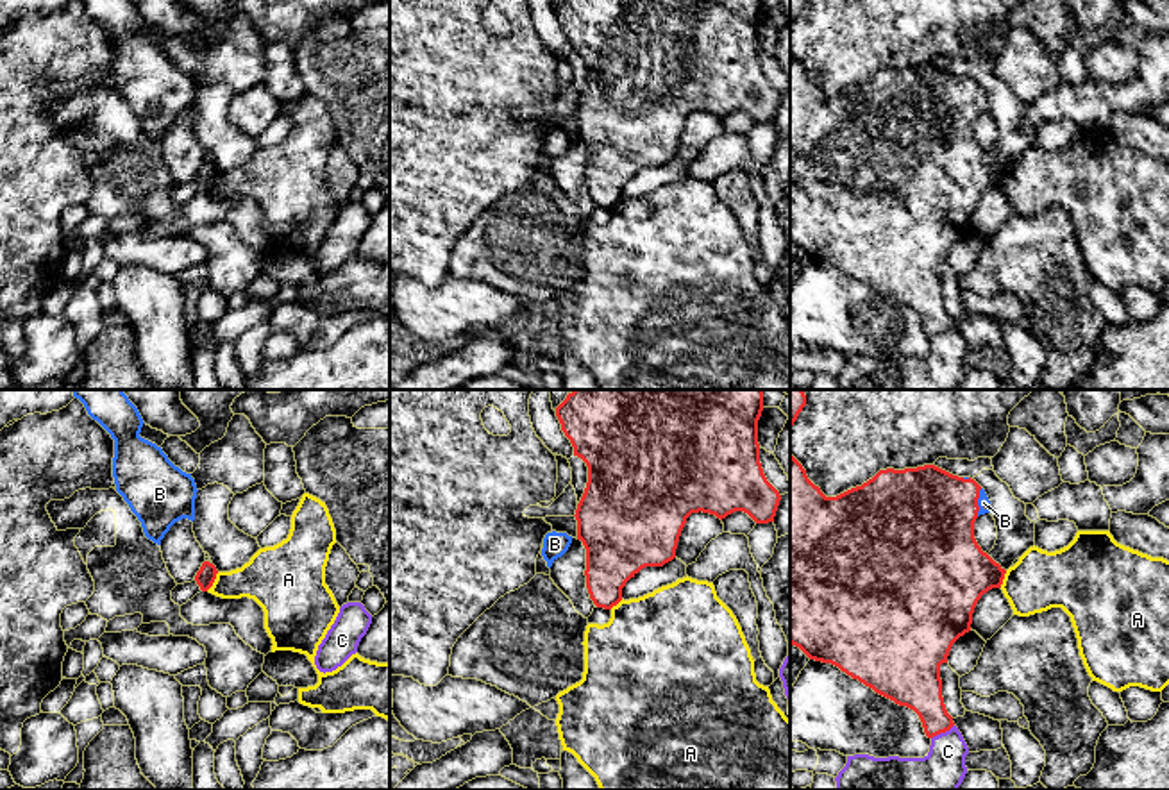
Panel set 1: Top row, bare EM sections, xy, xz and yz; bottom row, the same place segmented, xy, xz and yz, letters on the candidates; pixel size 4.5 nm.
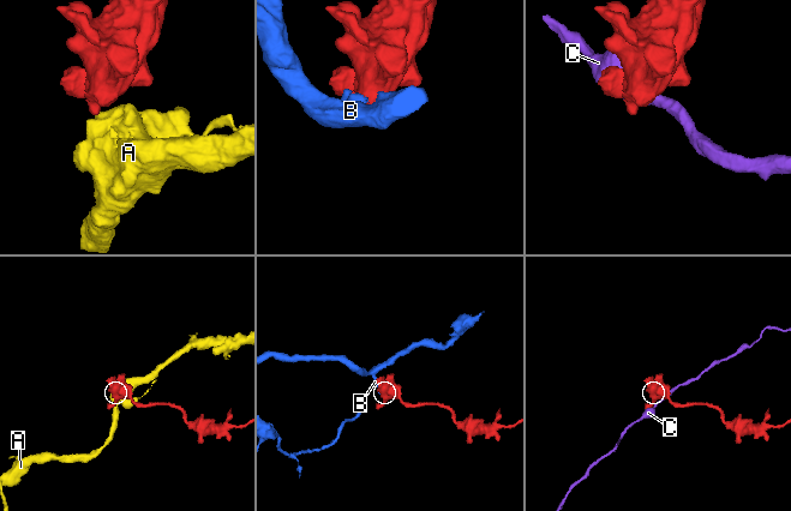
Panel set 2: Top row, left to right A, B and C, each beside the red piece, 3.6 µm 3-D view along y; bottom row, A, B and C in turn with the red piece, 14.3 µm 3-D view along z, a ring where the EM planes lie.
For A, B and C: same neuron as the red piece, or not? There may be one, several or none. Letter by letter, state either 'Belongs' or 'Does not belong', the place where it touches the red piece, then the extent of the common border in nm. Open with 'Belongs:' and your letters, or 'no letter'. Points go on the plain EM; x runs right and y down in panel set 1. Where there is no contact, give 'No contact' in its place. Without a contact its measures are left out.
Belongs: B
A: Does not belong. Touches red at xy (213, 181). Shared border 110 nm
B: Belongs. Touches red at yz (976, 102). Shared border 130 nm
C: Does not belong. Touches red at yz (942, 331). Shared border 120 nm

